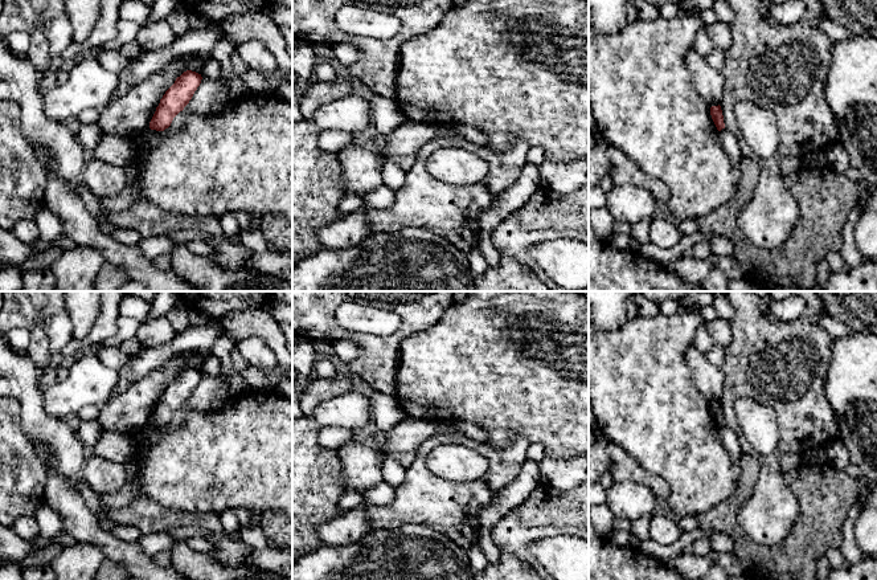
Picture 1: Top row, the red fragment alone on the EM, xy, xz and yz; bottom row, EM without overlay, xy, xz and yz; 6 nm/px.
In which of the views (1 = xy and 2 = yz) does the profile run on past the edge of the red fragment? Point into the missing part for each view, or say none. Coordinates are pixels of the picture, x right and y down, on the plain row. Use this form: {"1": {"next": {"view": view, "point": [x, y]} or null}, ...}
{"1": {"next": null}, "2": {"next": null}}

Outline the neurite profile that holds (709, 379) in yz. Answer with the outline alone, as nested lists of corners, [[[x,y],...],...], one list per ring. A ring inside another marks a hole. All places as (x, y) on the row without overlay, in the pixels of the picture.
[[[693,346],[685,351],[685,360],[700,393],[709,404],[721,401],[725,389],[722,368],[713,365],[706,355]]]

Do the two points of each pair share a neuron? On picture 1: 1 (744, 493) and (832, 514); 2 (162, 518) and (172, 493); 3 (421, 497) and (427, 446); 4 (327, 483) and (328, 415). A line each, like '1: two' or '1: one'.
1: one
2: two
3: one
4: two

